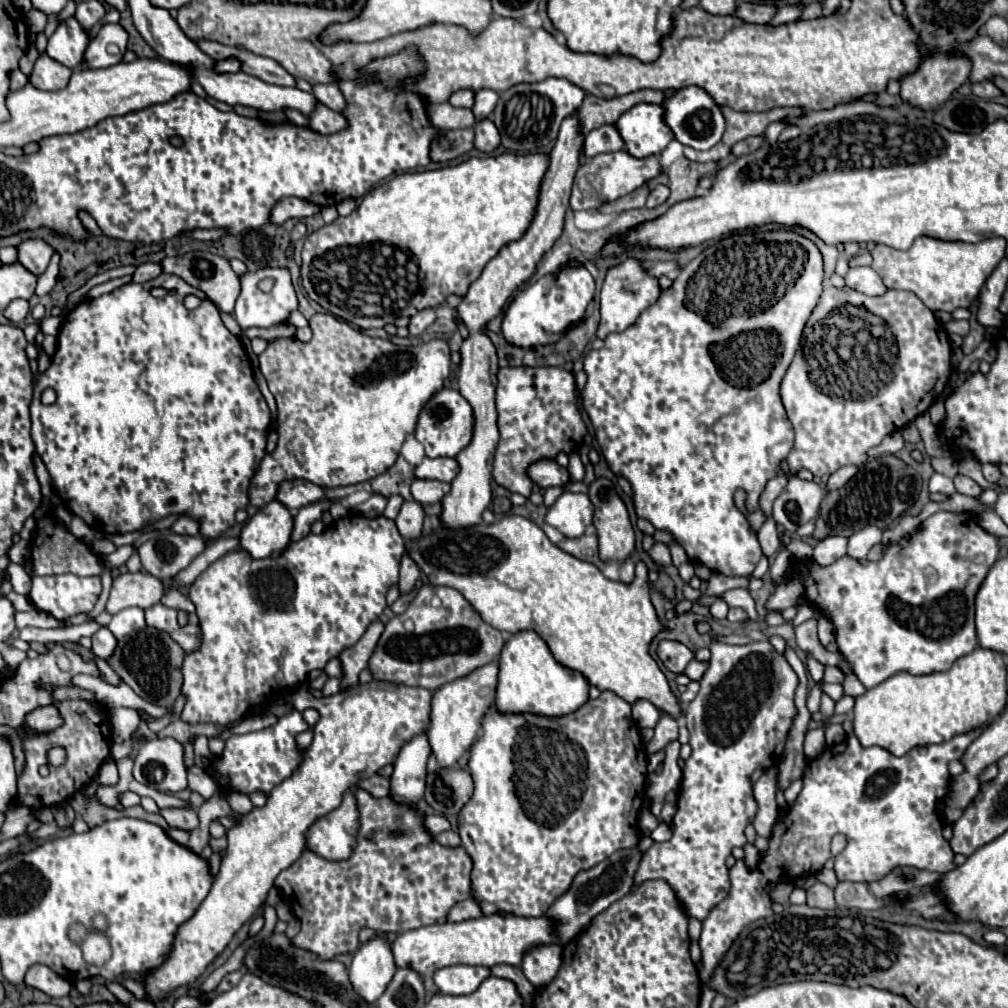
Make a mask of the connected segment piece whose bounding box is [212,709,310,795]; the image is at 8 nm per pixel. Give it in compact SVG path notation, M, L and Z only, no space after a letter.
M292 709L286 715L278 717L278 723L272 727L266 727L262 731L236 735L226 741L224 753L214 761L212 769L218 773L224 773L230 777L230 787L238 793L250 795L254 791L268 793L274 785L282 783L290 773L300 765L302 753L296 749L296 735L310 729L306 721L302 719L300 711Z

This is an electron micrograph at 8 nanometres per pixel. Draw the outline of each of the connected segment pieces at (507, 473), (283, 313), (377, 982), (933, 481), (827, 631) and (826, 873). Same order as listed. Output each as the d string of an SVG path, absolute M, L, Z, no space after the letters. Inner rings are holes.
M504 367L498 371L498 383L496 383L496 411L498 411L498 431L500 441L494 455L494 481L502 485L510 493L520 493L524 497L530 497L532 479L528 475L528 467L540 459L556 459L558 453L574 453L584 435L586 435L586 423L582 421L582 415L576 405L576 383L574 375L560 367Z
M260 269L260 271L246 273L246 275L240 277L242 291L240 291L240 297L236 301L234 319L242 329L270 327L270 325L276 325L276 323L284 323L288 319L288 313L298 307L294 287L292 287L292 283L290 283L290 279L284 271L286 269ZM264 281L270 281L268 289L262 287Z
M378 935L358 947L348 969L352 989L368 1003L378 1001L394 973L396 965L390 953L390 943Z
M934 473L928 484L930 490L930 500L940 502L945 501L956 492L953 479L939 473Z
M820 617L818 621L818 636L820 643L826 647L830 641L834 641L834 625L828 617Z
M822 869L822 871L818 871L818 873L816 873L816 879L818 879L820 883L828 885L830 889L834 889L834 887L838 885L838 879L836 879L836 873L834 873L832 869Z

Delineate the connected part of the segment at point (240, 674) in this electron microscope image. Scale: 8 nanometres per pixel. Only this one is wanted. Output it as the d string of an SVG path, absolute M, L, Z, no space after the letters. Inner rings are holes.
M350 513L350 515L334 521L320 535L308 533L300 541L290 541L288 547L278 557L254 559L244 549L238 549L238 551L228 551L226 555L216 559L216 563L212 563L204 573L198 575L198 579L190 585L190 591L188 591L188 599L194 603L196 615L198 615L198 621L200 621L198 623L198 627L200 627L200 647L196 651L190 651L190 653L184 655L184 663L182 663L182 675L184 675L182 695L184 695L186 703L184 703L180 719L184 723L190 723L190 725L194 725L194 723L230 725L230 723L234 723L238 719L246 719L248 715L264 713L266 711L266 703L272 701L274 697L288 697L294 687L298 687L298 685L302 685L306 681L310 671L324 669L326 663L332 657L338 657L342 653L342 649L354 645L362 637L366 627L374 619L378 619L378 615L386 609L386 605L388 605L386 603L386 593L388 593L390 585L398 583L398 569L400 569L400 559L402 559L404 549L406 549L406 543L400 537L394 521L390 521L386 517L366 519L366 517L358 515L358 513Z

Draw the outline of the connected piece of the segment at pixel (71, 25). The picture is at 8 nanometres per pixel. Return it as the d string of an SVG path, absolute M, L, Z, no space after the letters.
M72 17L72 19L66 19L62 25L58 25L54 35L48 39L46 53L54 61L74 69L80 65L86 47L88 47L88 35Z

